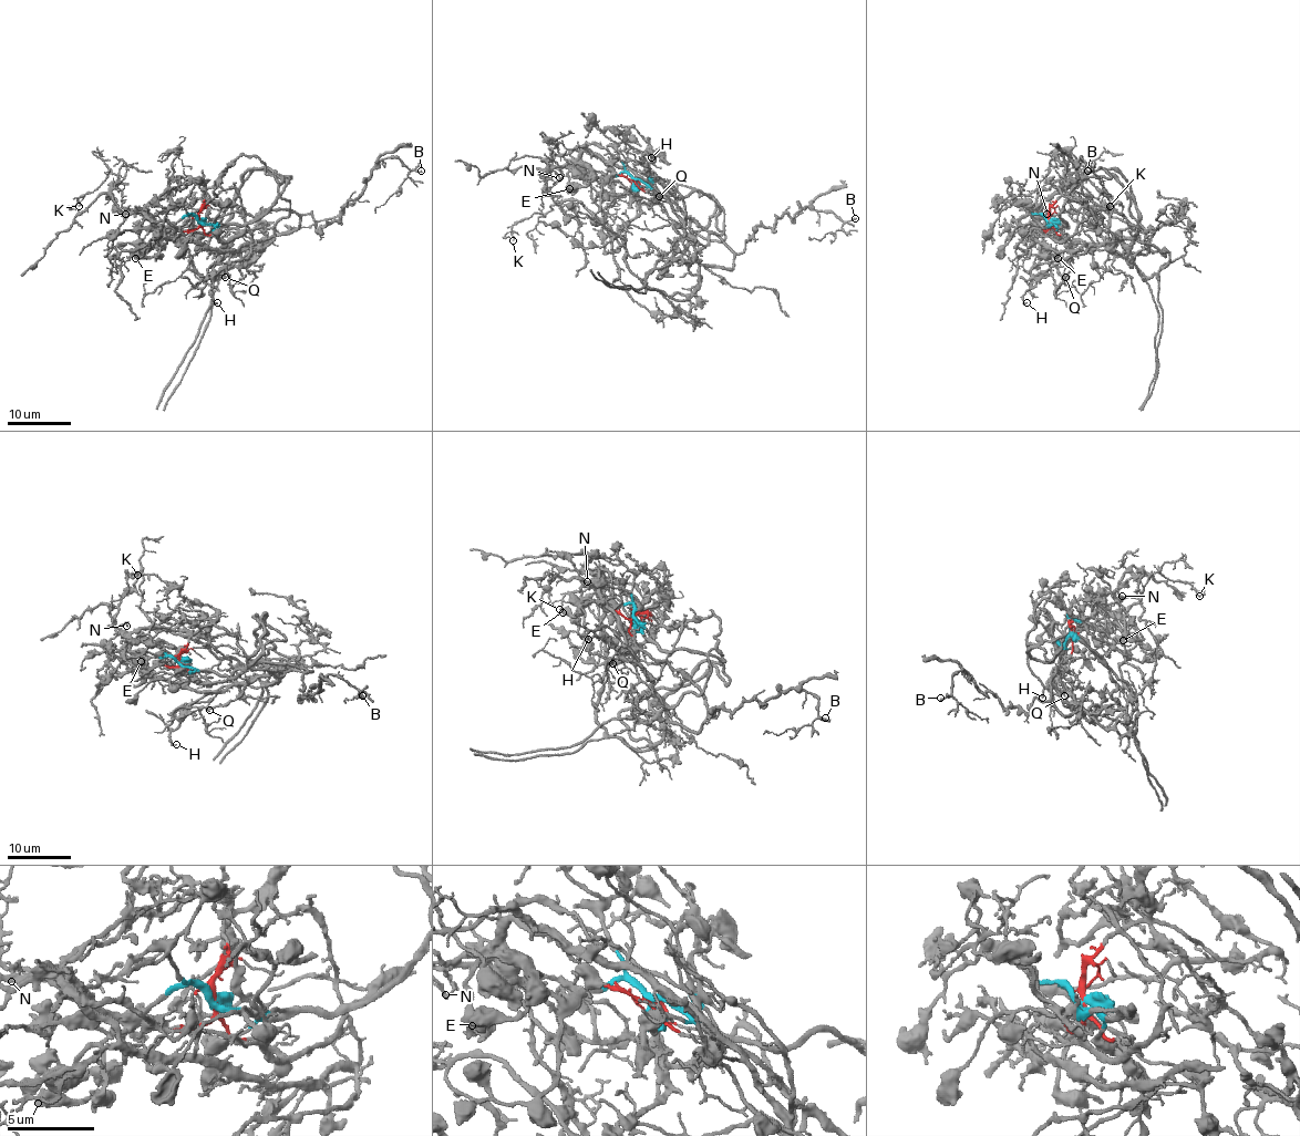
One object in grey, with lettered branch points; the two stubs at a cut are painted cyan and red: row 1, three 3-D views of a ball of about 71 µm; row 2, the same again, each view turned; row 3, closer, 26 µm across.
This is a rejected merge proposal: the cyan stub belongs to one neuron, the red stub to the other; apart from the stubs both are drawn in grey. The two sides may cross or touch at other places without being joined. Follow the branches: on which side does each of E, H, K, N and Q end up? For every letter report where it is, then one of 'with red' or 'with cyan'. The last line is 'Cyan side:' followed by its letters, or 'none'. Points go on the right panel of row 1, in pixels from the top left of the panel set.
E: at (1058, 258); with cyan
H: at (1027, 302); with red
K: at (1110, 206); with red
N: at (1046, 214); with red
Q: at (1065, 277); with red
Cyan side: E

